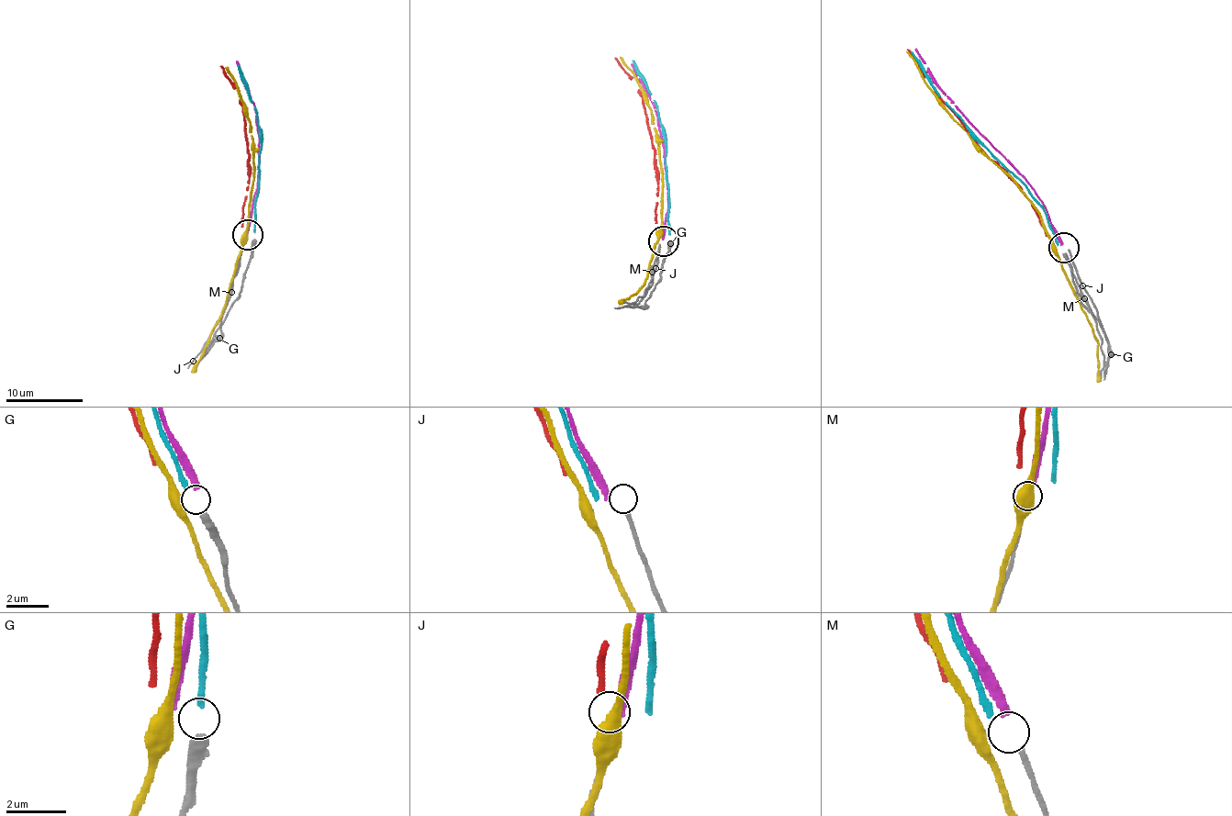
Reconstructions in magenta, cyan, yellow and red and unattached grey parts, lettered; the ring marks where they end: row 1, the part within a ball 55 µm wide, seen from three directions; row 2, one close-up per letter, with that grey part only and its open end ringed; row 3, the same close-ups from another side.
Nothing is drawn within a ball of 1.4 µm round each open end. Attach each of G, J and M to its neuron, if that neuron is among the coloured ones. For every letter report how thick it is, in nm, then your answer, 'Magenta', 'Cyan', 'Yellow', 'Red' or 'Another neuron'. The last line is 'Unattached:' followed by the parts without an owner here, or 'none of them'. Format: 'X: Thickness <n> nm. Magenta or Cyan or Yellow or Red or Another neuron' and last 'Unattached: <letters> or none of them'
G: Thickness 440 nm. Cyan
J: Thickness 200 nm. Another neuron
M: Thickness 160 nm. Magenta
Unattached: J

